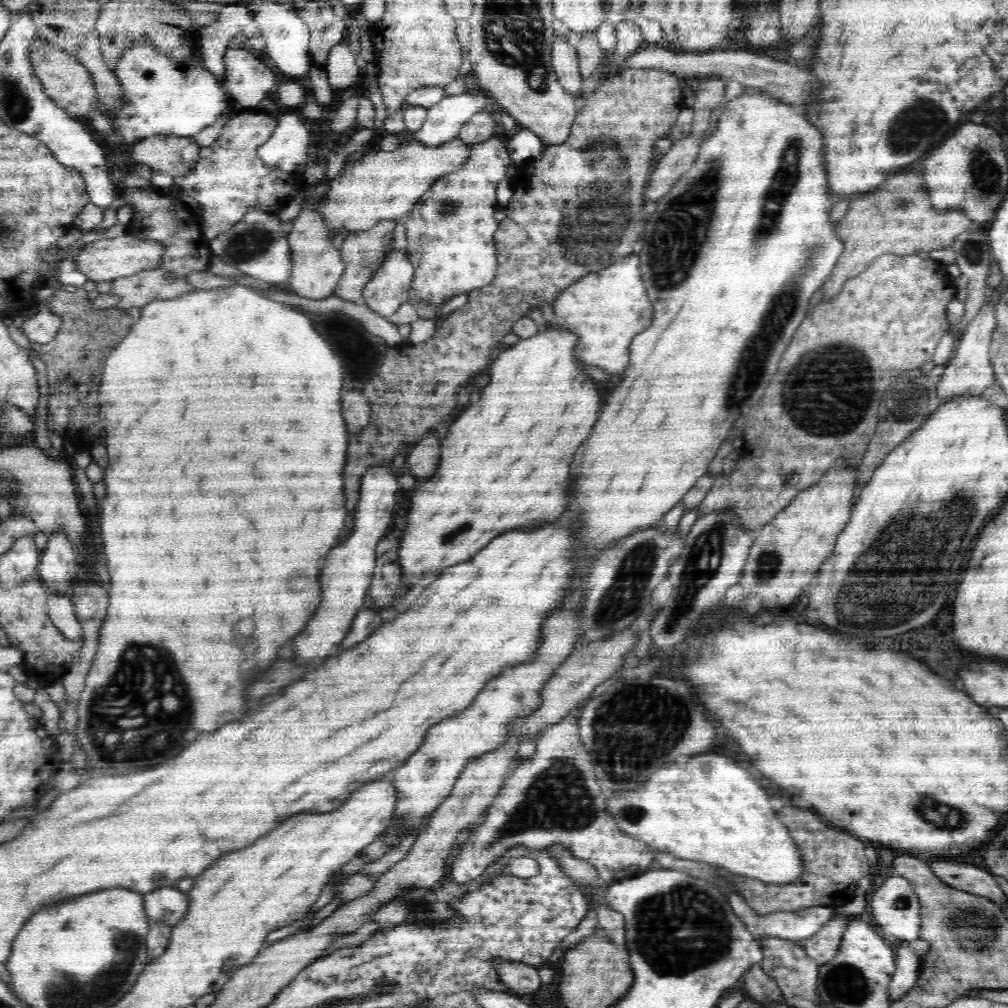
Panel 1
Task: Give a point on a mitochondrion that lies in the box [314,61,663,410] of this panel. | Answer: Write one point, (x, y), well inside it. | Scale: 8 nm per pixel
(598, 199)

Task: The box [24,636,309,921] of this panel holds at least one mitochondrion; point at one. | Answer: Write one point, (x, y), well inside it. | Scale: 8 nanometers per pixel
(109, 706)

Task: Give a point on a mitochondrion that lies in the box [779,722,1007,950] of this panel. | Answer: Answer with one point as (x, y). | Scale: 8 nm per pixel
(968, 922)

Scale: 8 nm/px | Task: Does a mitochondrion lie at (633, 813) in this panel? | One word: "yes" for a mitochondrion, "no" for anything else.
yes

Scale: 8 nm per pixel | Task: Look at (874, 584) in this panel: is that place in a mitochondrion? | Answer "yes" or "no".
yes

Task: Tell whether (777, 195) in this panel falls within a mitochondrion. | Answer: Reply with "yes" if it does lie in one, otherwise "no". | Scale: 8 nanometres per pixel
yes

